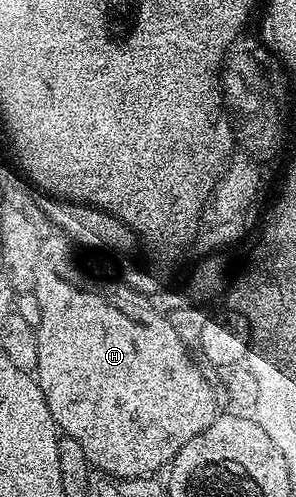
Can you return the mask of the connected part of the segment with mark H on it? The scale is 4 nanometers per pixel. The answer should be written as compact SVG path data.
M46 246L42 256L41 271L37 277L37 283L33 286L32 294L37 295L37 319L35 326L37 329L37 340L39 341L39 361L35 378L43 397L47 401L47 409L51 413L57 430L61 435L69 435L75 441L79 441L79 446L83 448L83 453L87 453L87 461L90 468L98 471L106 471L108 475L114 475L120 479L140 479L152 476L153 471L168 468L174 457L191 441L191 437L199 437L207 425L211 425L217 420L219 408L217 399L213 396L213 387L205 380L203 372L197 368L198 360L189 356L190 348L185 346L179 339L175 330L171 329L166 316L157 311L143 308L136 308L131 302L123 304L116 299L109 291L104 291L79 264L73 260L73 255L65 247Z

